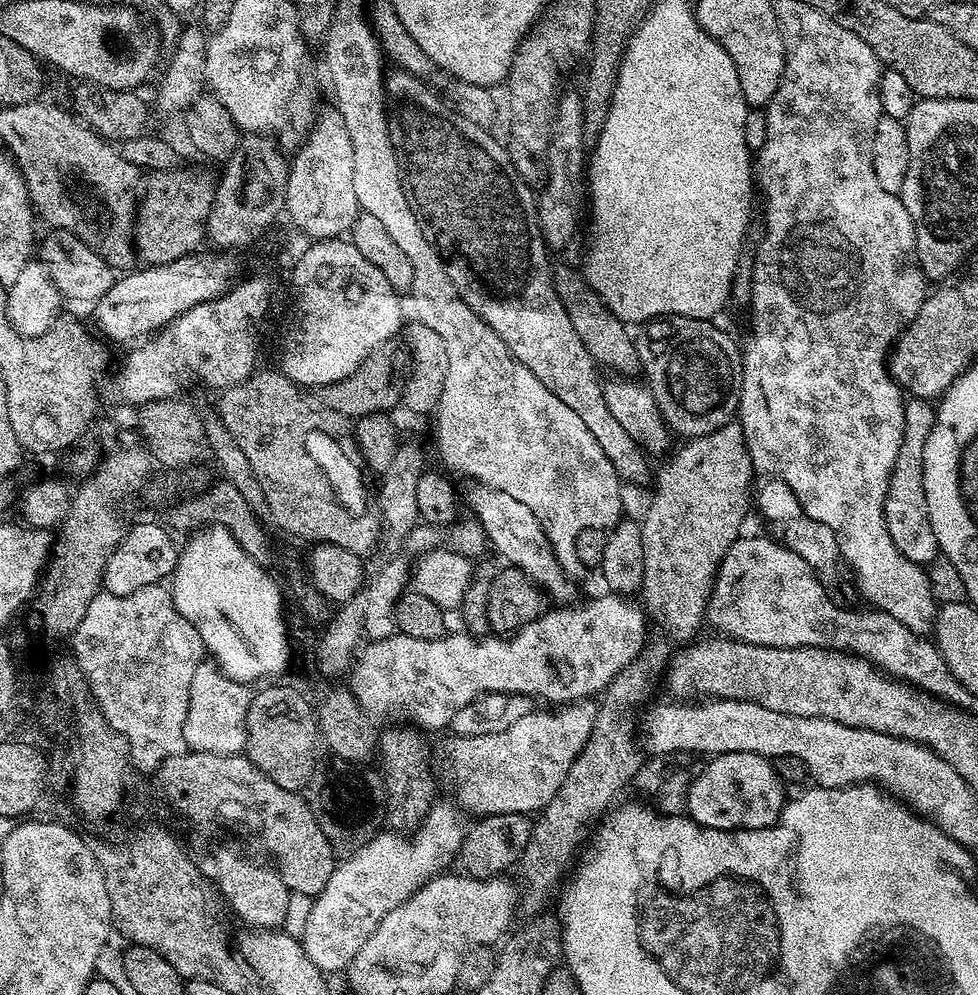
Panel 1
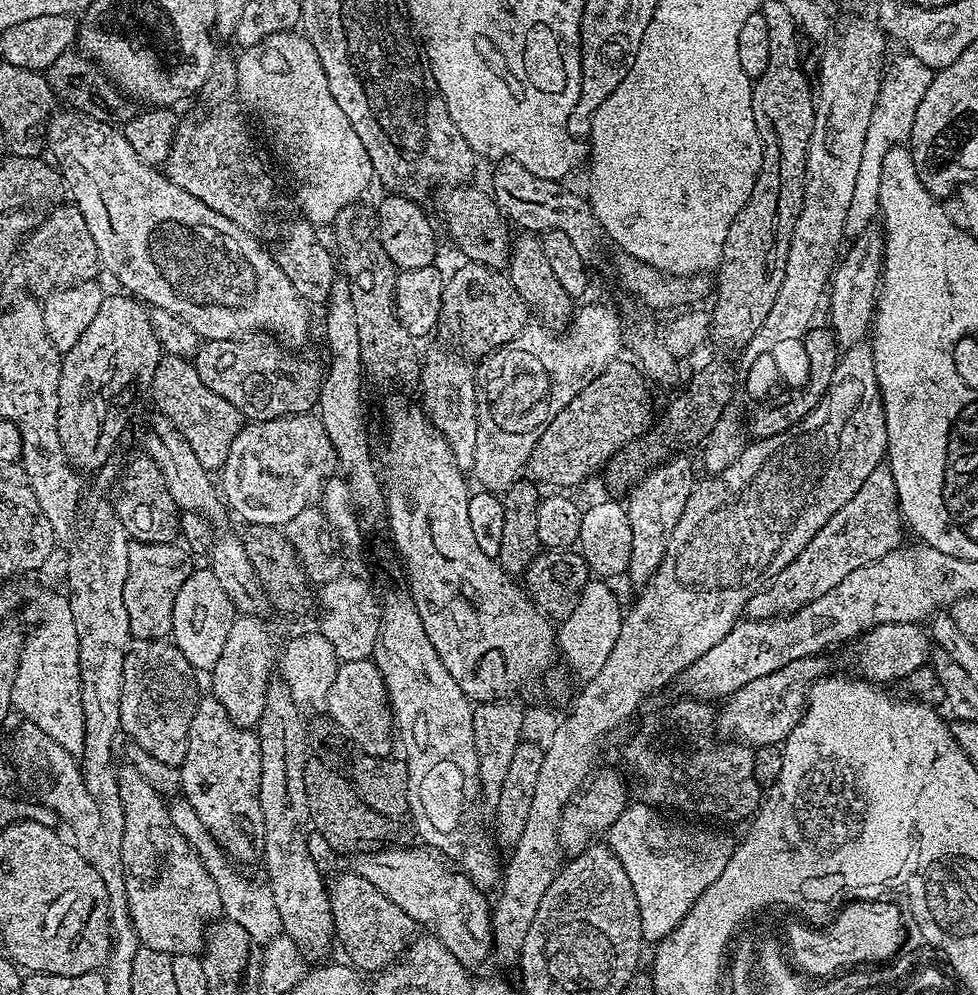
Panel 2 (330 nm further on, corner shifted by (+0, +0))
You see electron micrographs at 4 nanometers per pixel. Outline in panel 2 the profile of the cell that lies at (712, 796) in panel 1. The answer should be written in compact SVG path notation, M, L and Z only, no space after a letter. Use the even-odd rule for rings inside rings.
M629 803L628 807L618 814L618 818L607 829L606 843L616 857L622 862L635 890L636 901L640 910L640 925L645 941L659 942L665 940L675 928L680 925L682 918L702 898L706 886L710 886L726 870L726 862L734 854L737 837L727 836L716 828L703 828L703 823L683 824L680 820L667 820L651 803Z

